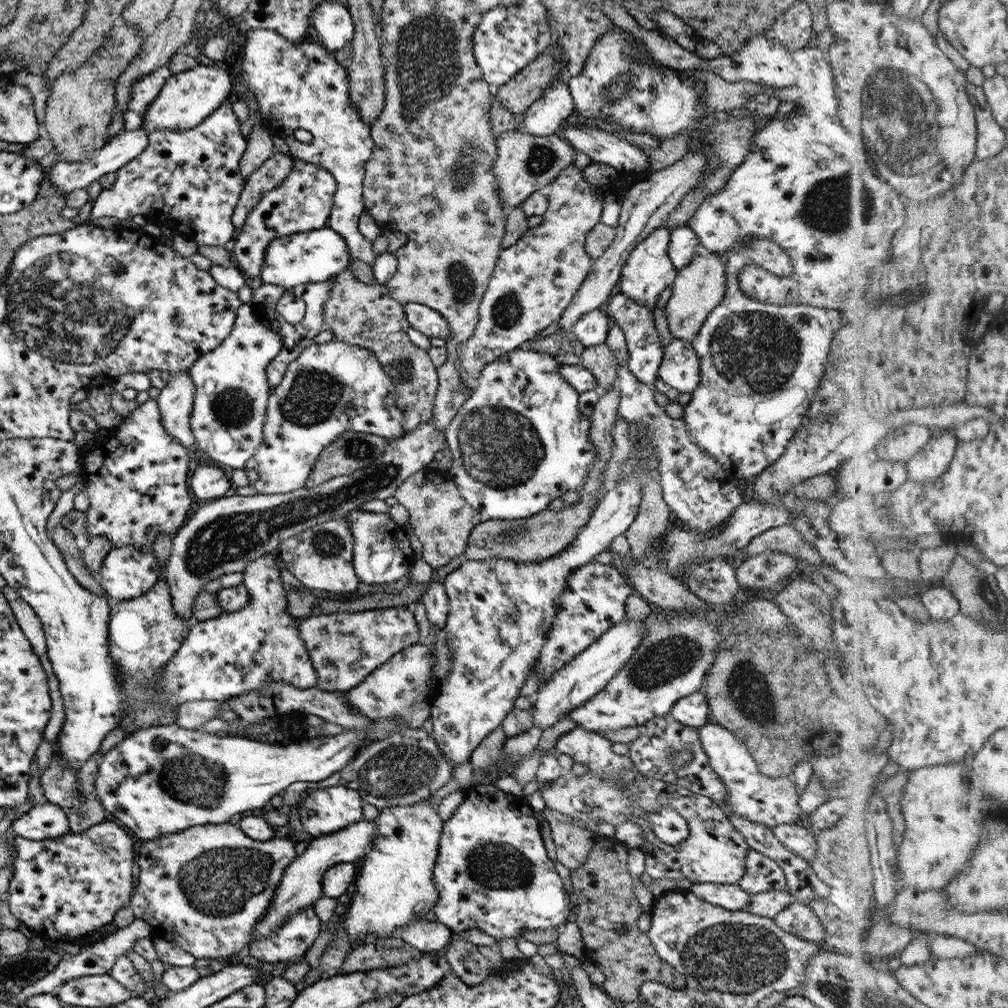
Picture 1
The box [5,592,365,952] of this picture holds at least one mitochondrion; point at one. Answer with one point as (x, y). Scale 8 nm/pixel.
(218, 882)

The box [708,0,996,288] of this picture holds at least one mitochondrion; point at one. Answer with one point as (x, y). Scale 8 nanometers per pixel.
(916, 139)

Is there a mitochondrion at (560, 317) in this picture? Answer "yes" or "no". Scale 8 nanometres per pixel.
no

